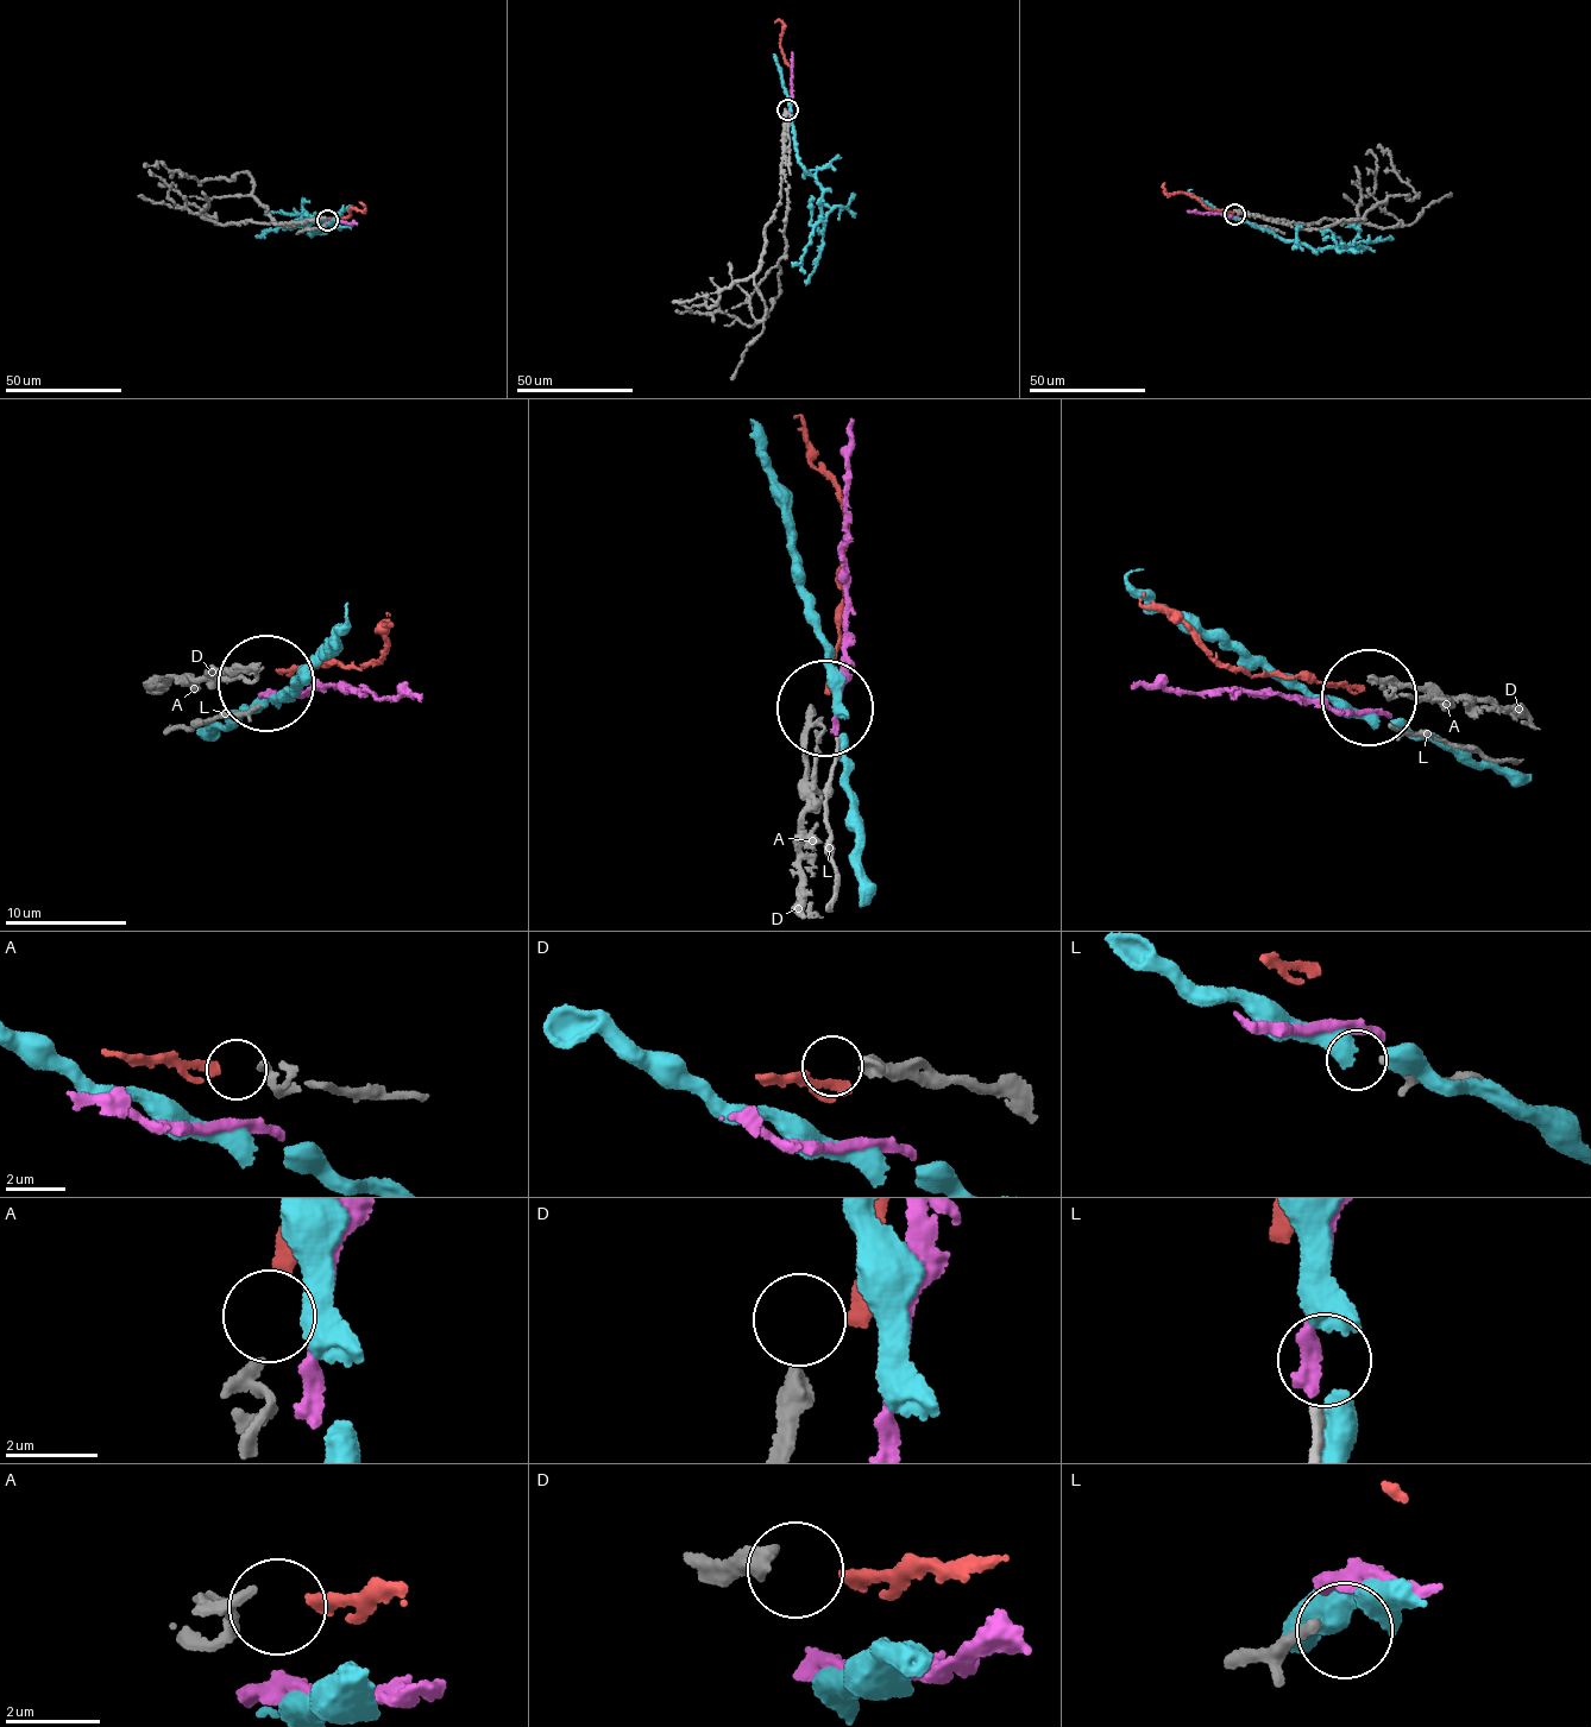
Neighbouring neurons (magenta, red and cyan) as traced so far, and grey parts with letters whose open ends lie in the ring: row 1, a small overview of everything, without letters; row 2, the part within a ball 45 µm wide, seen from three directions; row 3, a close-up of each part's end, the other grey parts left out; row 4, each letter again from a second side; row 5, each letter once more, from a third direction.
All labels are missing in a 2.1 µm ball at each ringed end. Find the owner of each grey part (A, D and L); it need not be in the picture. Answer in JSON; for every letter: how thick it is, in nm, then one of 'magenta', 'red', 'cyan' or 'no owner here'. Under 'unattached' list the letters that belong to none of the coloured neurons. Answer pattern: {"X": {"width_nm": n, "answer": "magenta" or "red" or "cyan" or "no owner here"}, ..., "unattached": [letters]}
{"A": {"width_nm": 190, "answer": "red"}, "D": {"width_nm": 440, "answer": "no owner here"}, "L": {"width_nm": 240, "answer": "no owner here"}, "unattached": ["D", "L"]}

